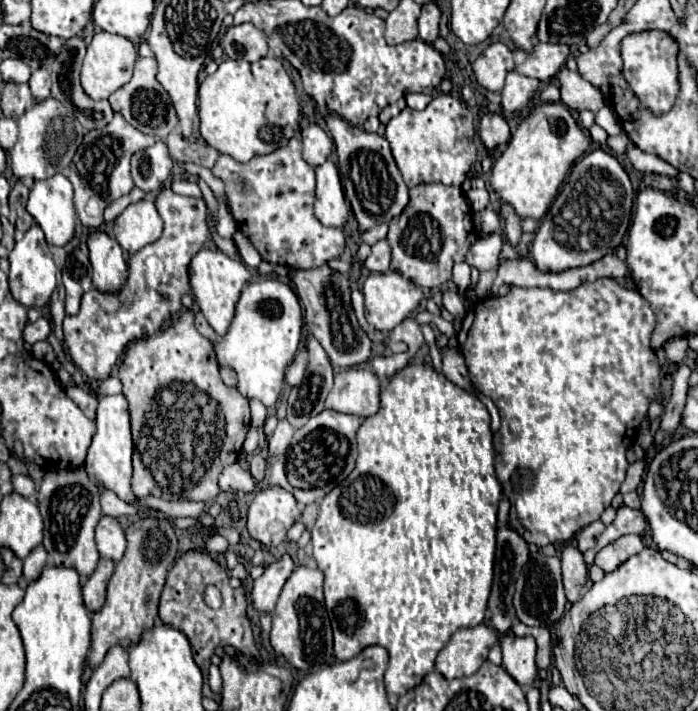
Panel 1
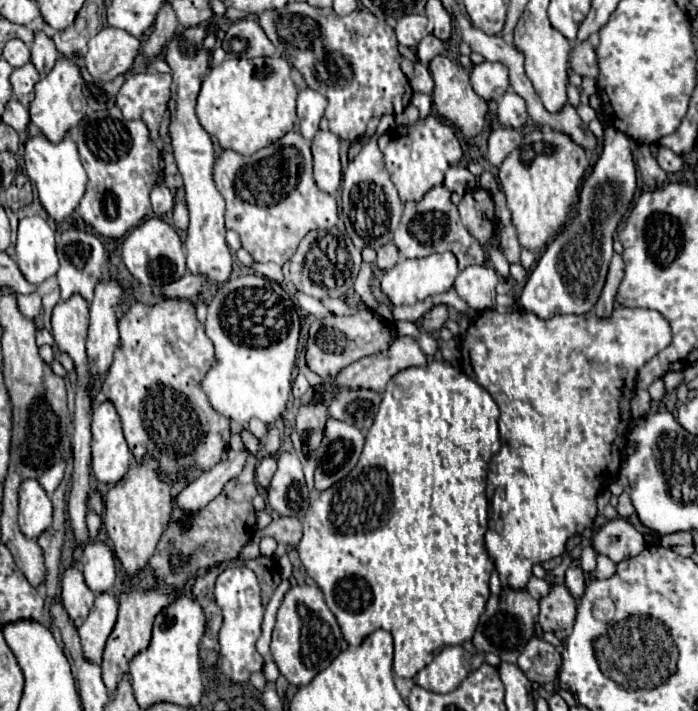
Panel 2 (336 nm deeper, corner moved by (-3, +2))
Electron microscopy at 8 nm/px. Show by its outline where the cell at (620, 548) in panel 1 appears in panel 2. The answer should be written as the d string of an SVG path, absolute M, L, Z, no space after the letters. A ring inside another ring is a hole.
M624 518L608 520L592 538L596 554L608 556L612 562L620 562L640 554L640 532Z

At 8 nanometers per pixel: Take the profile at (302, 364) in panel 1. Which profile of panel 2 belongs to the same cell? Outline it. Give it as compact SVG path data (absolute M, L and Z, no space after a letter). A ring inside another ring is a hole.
M348 292L344 302L354 306L354 314L346 316L346 320L342 316L330 314L324 316L322 320L316 320L310 326L310 338L306 342L306 364L312 372L316 372L322 378L336 376L352 362L376 352L384 352L384 348L388 348L394 342L394 334L392 334L394 328L386 324L376 312L366 308L356 292Z

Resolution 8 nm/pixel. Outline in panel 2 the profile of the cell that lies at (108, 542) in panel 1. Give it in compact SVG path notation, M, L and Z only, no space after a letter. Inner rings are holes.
M90 542L82 554L82 574L94 594L110 592L116 580L112 548L104 542Z

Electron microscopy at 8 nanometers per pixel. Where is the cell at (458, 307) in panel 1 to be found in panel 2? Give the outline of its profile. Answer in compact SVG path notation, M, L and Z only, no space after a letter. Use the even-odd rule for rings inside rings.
M442 252L442 254L432 254L426 258L416 258L416 260L402 260L398 262L392 270L384 272L382 278L382 292L386 294L386 298L394 304L394 306L402 306L402 304L416 304L428 296L434 294L442 294L446 290L452 288L454 278L458 274L458 262L456 256L452 256L452 252Z

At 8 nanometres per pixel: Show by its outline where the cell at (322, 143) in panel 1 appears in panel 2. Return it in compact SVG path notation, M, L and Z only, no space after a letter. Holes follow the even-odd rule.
M304 88L298 92L296 110L298 110L298 118L300 118L302 136L306 140L312 140L320 128L318 124L320 124L320 118L324 116L324 110L326 110L324 96L312 88Z

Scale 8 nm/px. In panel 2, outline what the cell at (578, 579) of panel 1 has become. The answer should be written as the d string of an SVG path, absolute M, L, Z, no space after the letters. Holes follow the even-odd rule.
M556 586L548 596L540 600L538 624L544 632L570 630L576 618L576 600L568 594L566 586Z

